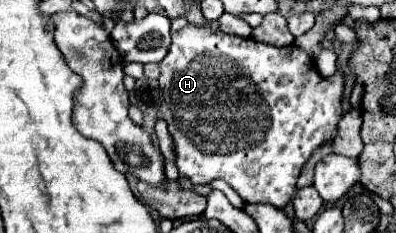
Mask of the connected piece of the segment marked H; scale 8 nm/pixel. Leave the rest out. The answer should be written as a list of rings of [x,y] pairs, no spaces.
[[[188,24],[186,28],[172,32],[172,46],[170,52],[166,54],[166,58],[160,62],[160,108],[158,108],[158,116],[164,118],[168,122],[168,130],[170,136],[174,138],[174,150],[176,150],[176,166],[180,170],[180,176],[188,176],[194,184],[208,184],[214,178],[222,178],[226,180],[236,192],[238,196],[242,196],[242,200],[246,202],[266,202],[272,204],[276,208],[284,208],[294,192],[296,192],[296,180],[300,176],[302,166],[308,162],[310,154],[324,144],[326,140],[332,140],[336,136],[336,124],[342,116],[342,104],[340,104],[340,96],[342,96],[342,84],[344,78],[340,72],[336,72],[332,78],[322,78],[316,70],[314,60],[302,52],[300,48],[296,48],[294,44],[288,48],[276,48],[276,46],[266,46],[266,44],[258,44],[250,38],[238,38],[234,34],[224,34],[220,30],[210,30],[210,24],[198,28]]]

